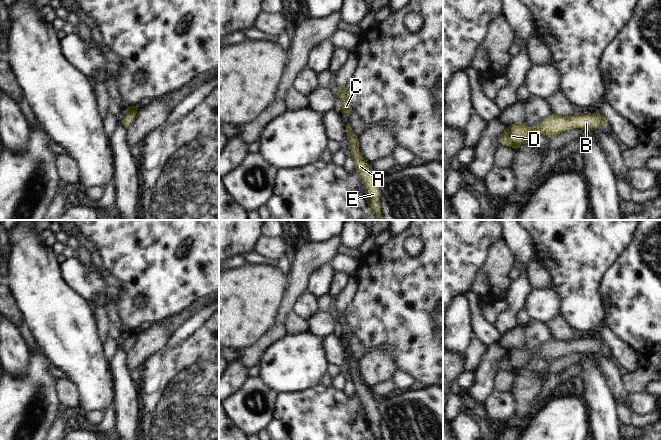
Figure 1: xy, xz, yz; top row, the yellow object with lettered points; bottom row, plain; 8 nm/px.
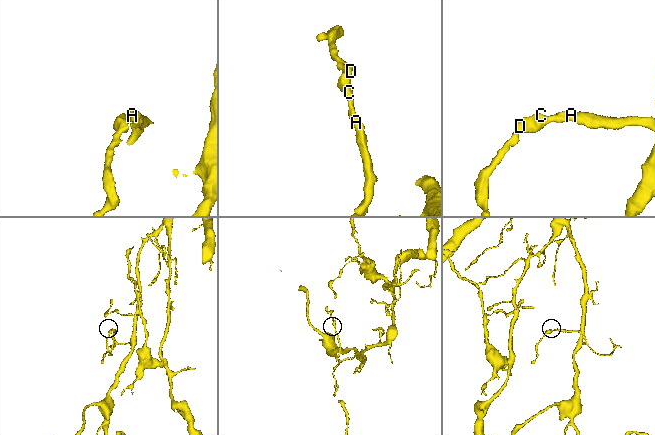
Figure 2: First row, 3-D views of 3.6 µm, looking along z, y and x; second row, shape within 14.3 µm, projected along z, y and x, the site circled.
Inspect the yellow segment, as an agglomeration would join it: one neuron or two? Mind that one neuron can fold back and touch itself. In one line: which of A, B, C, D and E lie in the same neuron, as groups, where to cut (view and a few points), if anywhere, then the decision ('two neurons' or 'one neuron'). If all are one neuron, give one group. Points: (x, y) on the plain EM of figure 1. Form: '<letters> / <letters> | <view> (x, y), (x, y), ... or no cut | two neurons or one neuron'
A B C D E | no cut | one neuron

